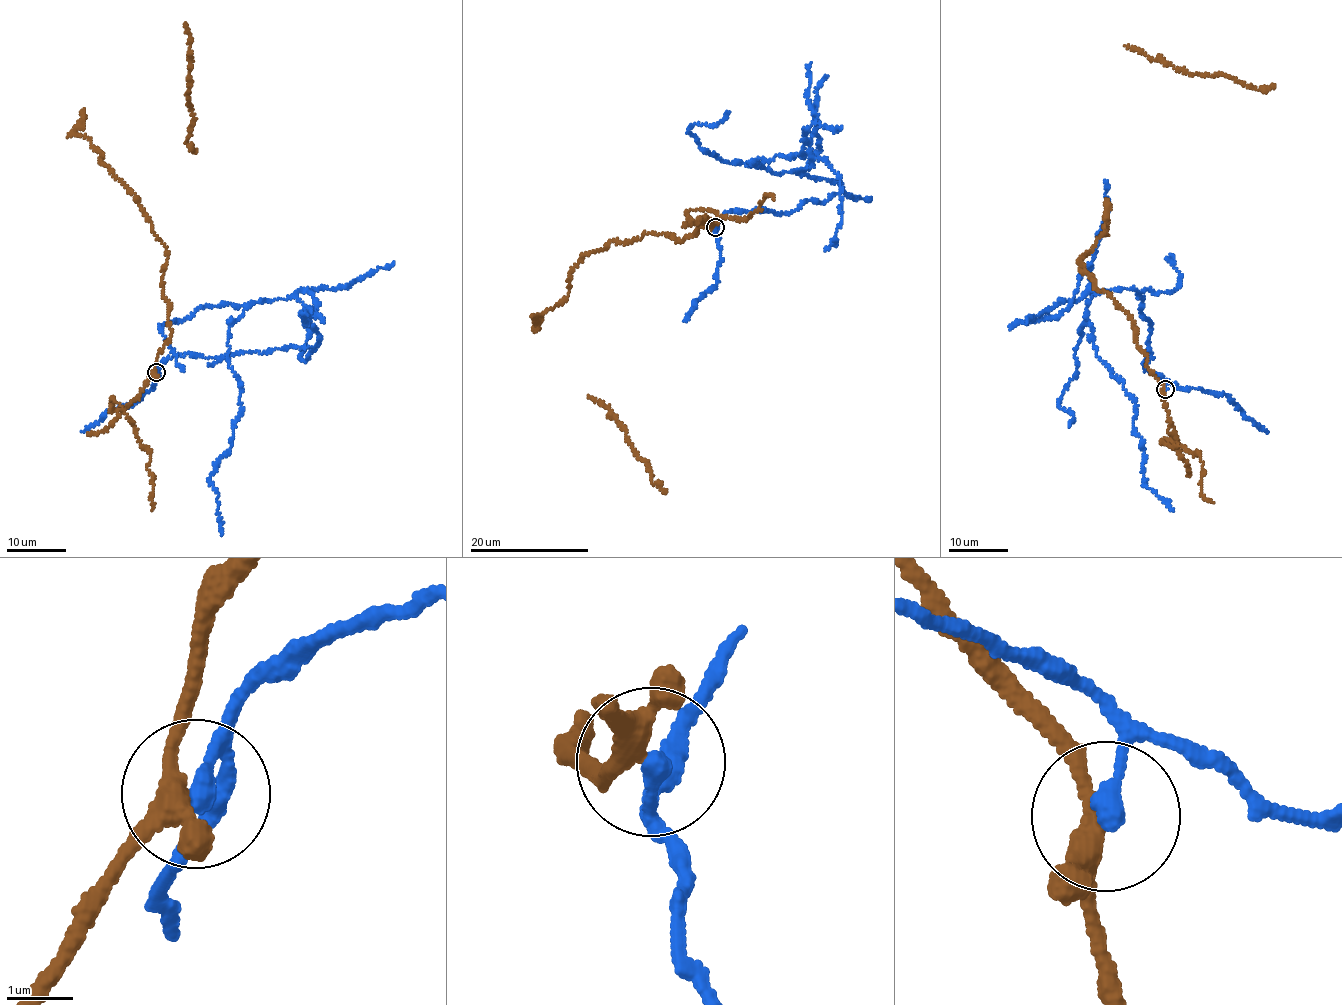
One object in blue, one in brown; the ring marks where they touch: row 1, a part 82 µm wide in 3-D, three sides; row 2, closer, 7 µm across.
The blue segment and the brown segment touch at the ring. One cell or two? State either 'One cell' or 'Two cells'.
Two cells

